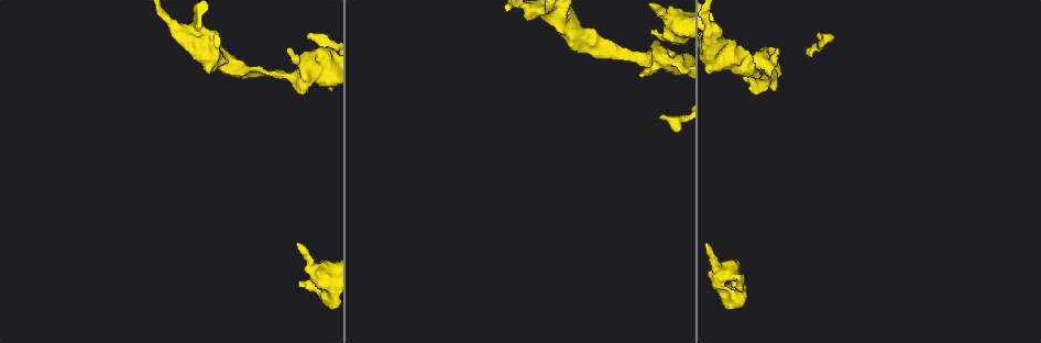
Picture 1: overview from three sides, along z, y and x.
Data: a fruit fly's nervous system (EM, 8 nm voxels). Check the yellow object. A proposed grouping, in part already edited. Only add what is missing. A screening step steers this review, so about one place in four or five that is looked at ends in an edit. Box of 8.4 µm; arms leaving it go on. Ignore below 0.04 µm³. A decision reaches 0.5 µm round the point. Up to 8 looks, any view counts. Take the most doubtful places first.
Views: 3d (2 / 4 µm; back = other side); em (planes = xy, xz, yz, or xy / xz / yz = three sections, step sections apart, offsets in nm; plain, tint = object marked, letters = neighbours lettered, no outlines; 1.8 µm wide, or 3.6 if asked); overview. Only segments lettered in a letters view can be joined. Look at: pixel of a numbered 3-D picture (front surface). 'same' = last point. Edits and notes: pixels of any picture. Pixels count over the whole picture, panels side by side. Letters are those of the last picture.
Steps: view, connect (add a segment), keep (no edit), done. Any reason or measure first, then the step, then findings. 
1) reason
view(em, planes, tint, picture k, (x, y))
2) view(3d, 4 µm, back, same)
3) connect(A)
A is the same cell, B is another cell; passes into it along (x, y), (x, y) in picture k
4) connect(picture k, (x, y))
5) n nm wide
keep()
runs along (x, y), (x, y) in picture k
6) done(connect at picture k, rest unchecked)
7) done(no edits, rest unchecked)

free end
view(em, planes, tint, picture 1, (652, 29))

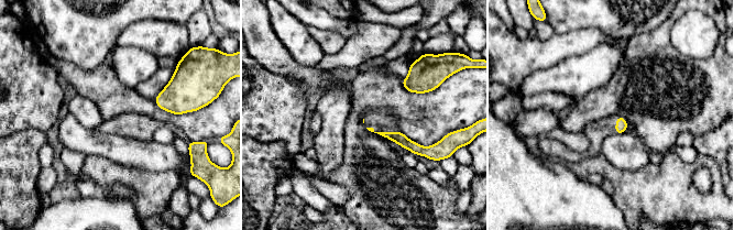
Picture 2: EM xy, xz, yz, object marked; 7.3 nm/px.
see the neighbours
view(em, planes, letters, same)

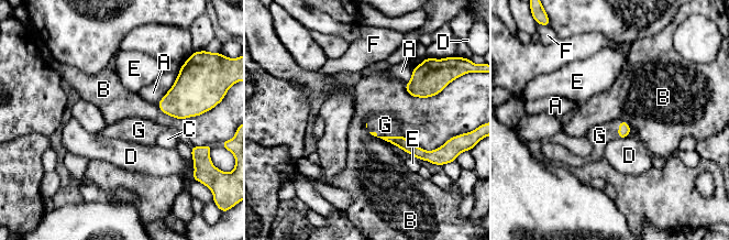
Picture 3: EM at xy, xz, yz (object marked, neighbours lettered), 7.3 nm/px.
A touches over 300 nm
connect(G)
G is the same cell, A, B, C, D, E and F are other cells; the neuron continues

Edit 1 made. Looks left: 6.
view(overview)

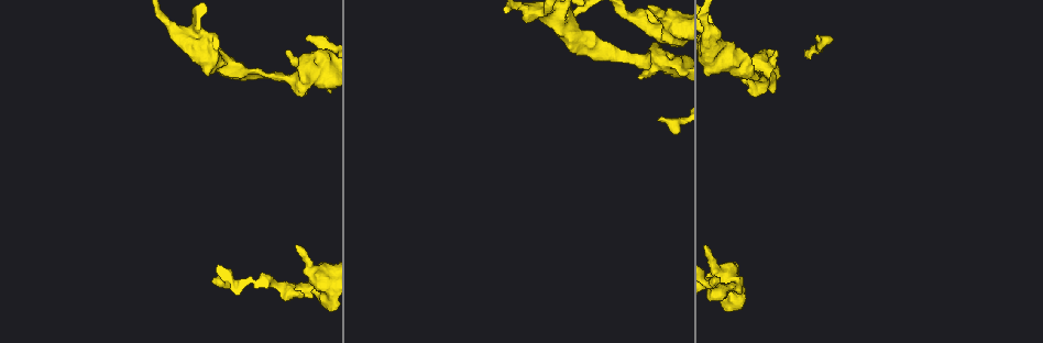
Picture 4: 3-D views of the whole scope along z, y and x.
calibre changes
view(3d, 2 µm, picture 4, (727, 55))

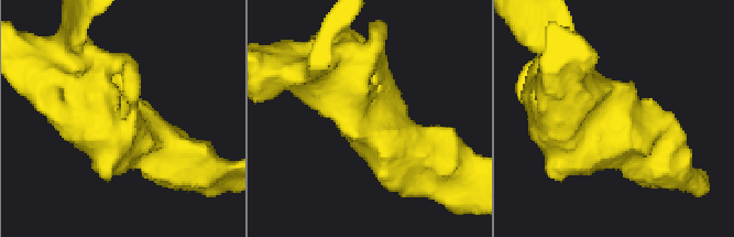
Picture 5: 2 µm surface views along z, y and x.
shape alone is not enough
view(em, planes, letters, picture 5, (611, 122))

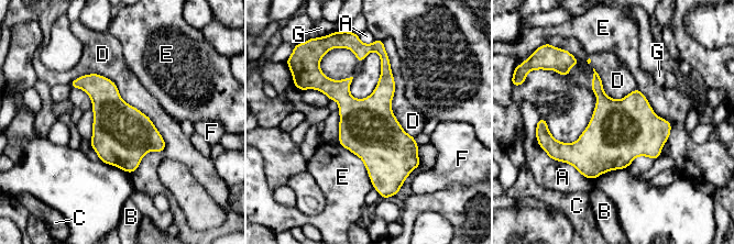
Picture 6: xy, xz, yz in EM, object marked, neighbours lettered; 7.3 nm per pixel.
420 nm wide
keep()
A, B, C, D, E, F and G are other cells; border along (68, 84), (109, 78), (165, 150) in picture 6; no lettered segment goes on from it

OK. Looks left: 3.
an open end
view(em, yz, step 4, letters, picture 4, (287, 50))

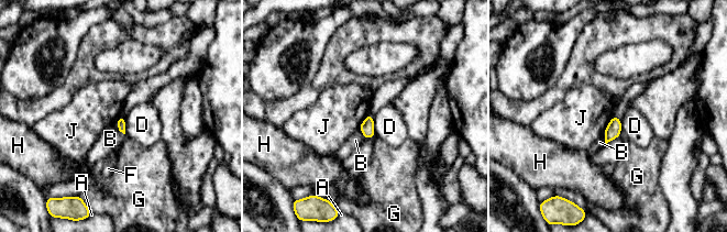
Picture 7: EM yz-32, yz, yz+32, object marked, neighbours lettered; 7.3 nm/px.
D touches over 150 nm
keep()
A, B, D, F, G, H and J are other cells; border along (613, 116), (603, 132) in picture 7; no lettered segment goes on from it

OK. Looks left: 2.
done(connect at picture 3, rest unchecked)

